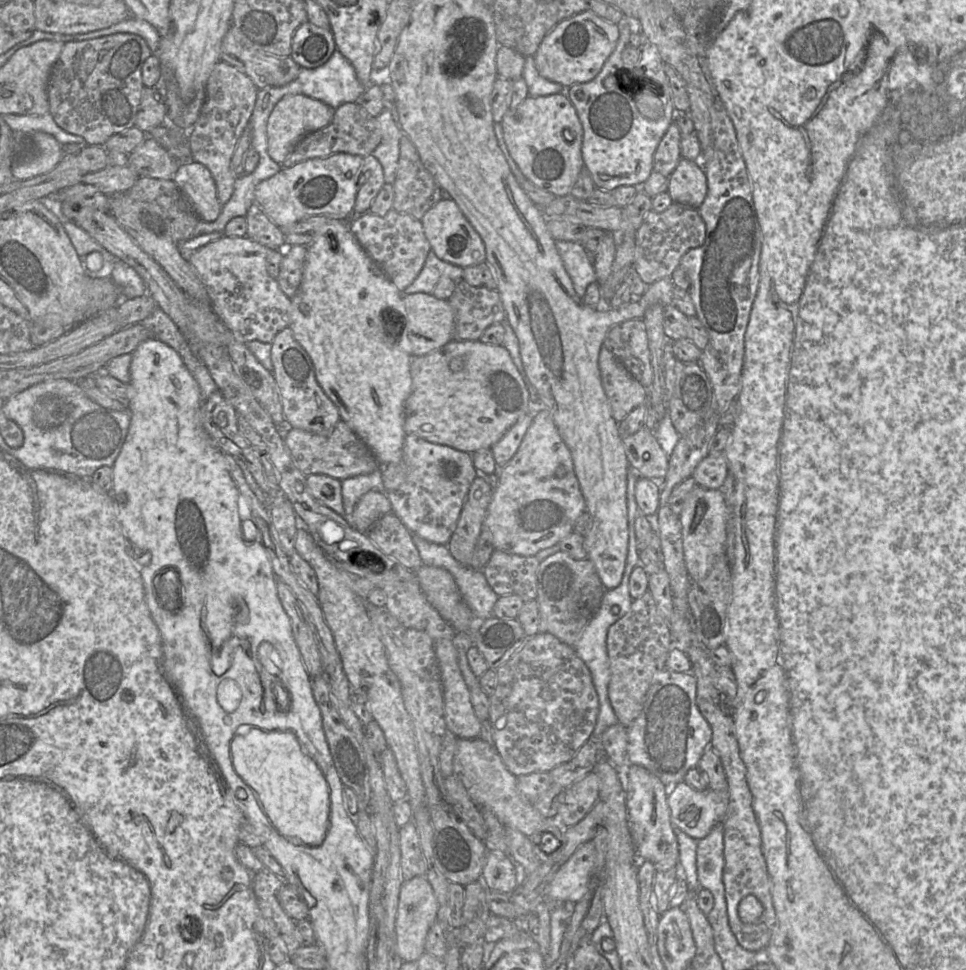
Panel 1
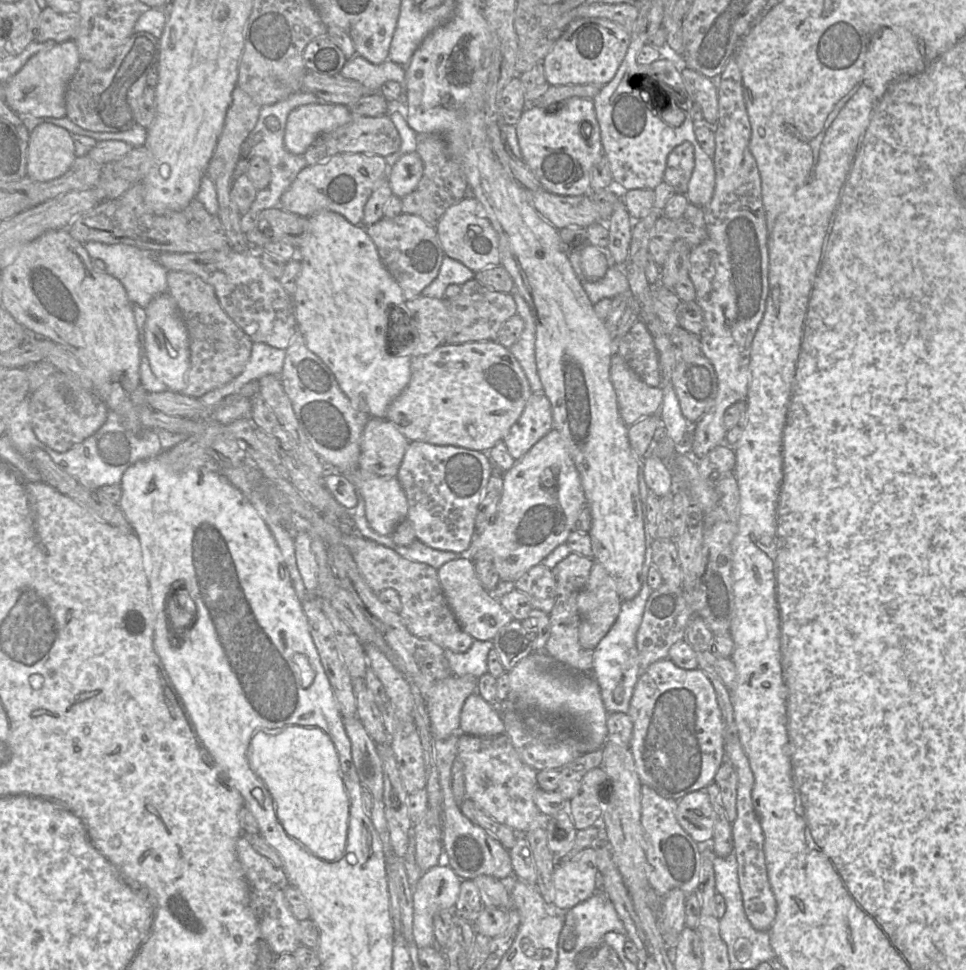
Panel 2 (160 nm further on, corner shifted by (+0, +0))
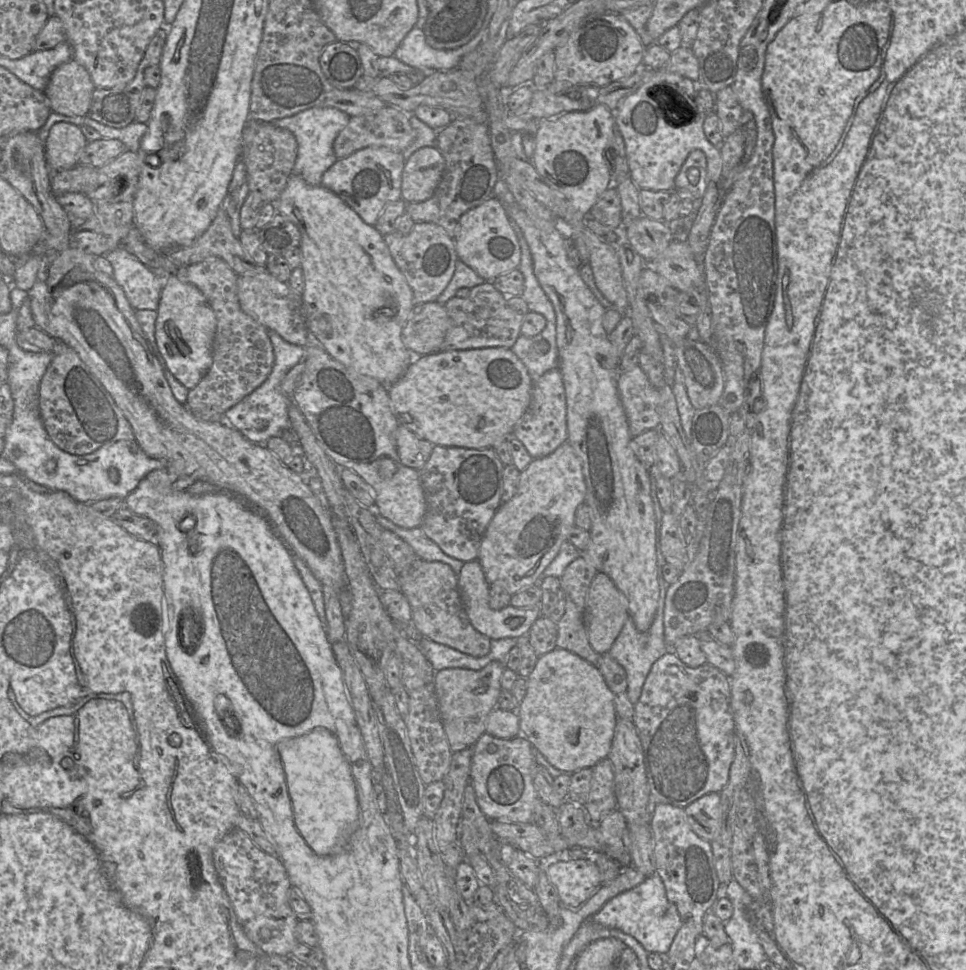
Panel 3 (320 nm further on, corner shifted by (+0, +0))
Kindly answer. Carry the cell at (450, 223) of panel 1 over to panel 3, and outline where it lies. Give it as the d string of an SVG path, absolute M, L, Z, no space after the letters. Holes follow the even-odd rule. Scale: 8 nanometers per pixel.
M489 198L466 211L459 219L453 240L458 259L485 281L493 281L501 274L518 269L521 260L519 242L506 207L496 198Z

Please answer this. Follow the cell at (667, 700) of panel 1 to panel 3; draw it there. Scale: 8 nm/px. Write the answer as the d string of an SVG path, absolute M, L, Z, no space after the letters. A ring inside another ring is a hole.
M669 651L652 665L643 685L641 696L634 706L633 723L637 729L643 748L644 764L652 805L669 804L675 807L685 808L708 793L720 793L724 789L735 755L736 726L731 712L730 680L728 676L724 675L717 668L708 663L697 668L691 668L684 664L674 651Z

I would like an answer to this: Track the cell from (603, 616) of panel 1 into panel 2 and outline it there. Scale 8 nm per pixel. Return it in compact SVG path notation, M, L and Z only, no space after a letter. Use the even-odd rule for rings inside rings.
M641 582L641 584L641 590L635 598L622 601L620 613L615 623L593 650L592 674L600 687L602 700L609 714L615 712L628 713L636 683L641 675L636 634L643 618L646 601L653 591L647 583ZM618 685L622 687L623 695L622 699L616 702L613 692Z

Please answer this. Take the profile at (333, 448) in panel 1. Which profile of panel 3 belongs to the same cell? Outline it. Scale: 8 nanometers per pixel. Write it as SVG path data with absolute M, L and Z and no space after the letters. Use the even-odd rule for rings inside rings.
M402 425L396 430L396 445L401 463L416 470L424 466L434 447L433 443L420 439Z

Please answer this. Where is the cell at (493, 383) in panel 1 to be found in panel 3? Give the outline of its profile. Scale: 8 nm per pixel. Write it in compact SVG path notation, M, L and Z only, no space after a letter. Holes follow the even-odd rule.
M487 347L465 350L437 351L422 356L415 356L415 360L410 363L405 373L392 385L387 387L390 406L399 425L412 431L420 439L430 441L434 445L445 447L463 447L469 449L492 448L495 443L506 440L512 436L513 429L527 409L533 387L533 381L522 361L509 348Z

